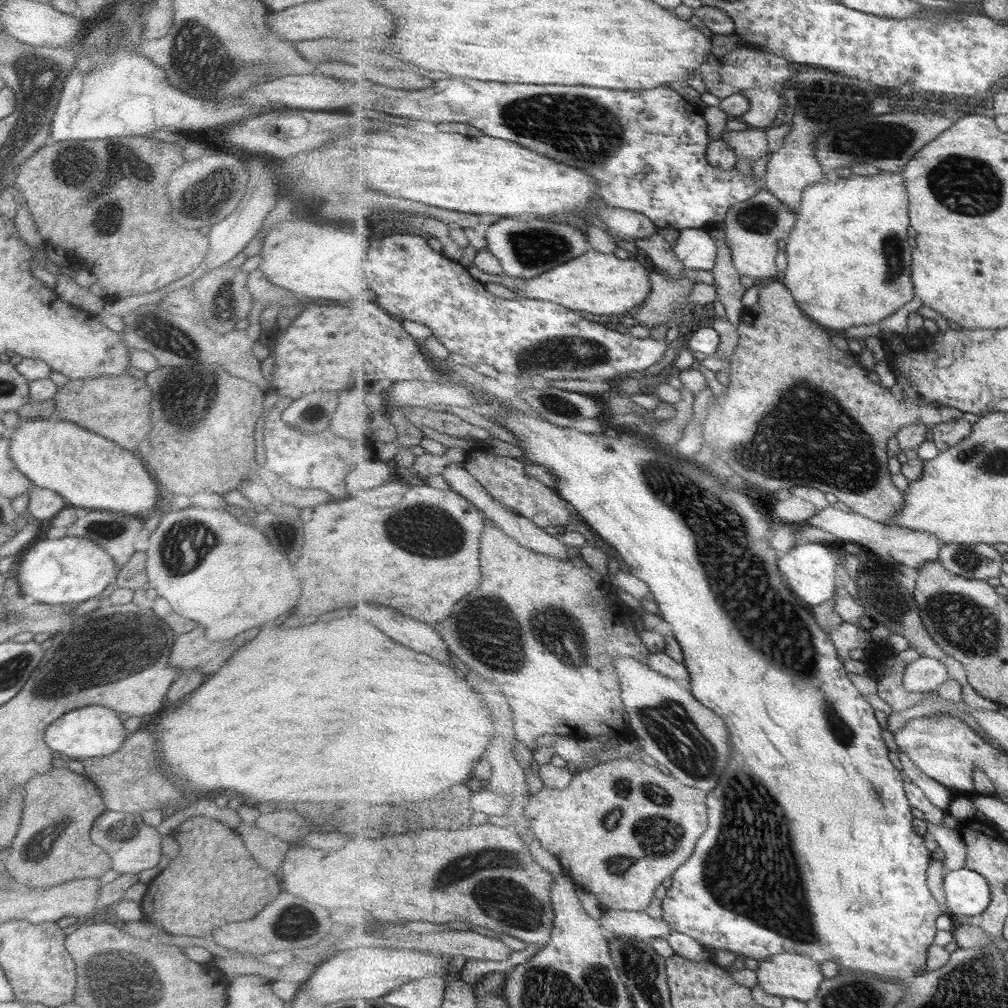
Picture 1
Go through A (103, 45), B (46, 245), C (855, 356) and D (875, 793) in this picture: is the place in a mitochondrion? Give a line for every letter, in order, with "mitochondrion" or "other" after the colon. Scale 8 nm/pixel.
A: mitochondrion
B: other
C: other
D: mitochondrion

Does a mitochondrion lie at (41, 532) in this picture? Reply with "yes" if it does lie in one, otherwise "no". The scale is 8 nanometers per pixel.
no

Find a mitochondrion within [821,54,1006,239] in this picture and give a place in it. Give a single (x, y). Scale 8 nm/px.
(963, 184)

